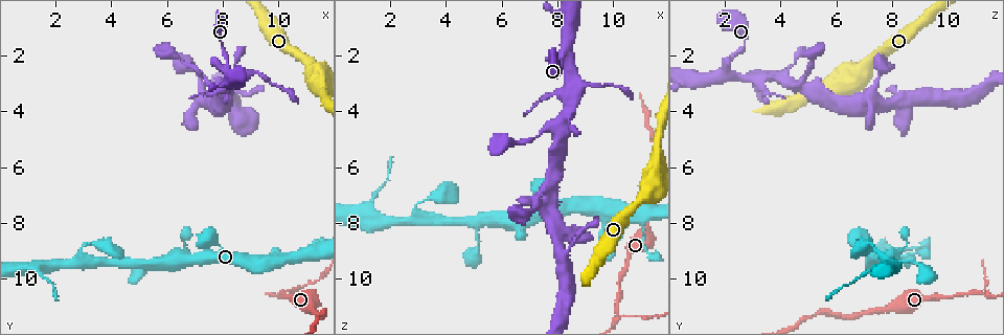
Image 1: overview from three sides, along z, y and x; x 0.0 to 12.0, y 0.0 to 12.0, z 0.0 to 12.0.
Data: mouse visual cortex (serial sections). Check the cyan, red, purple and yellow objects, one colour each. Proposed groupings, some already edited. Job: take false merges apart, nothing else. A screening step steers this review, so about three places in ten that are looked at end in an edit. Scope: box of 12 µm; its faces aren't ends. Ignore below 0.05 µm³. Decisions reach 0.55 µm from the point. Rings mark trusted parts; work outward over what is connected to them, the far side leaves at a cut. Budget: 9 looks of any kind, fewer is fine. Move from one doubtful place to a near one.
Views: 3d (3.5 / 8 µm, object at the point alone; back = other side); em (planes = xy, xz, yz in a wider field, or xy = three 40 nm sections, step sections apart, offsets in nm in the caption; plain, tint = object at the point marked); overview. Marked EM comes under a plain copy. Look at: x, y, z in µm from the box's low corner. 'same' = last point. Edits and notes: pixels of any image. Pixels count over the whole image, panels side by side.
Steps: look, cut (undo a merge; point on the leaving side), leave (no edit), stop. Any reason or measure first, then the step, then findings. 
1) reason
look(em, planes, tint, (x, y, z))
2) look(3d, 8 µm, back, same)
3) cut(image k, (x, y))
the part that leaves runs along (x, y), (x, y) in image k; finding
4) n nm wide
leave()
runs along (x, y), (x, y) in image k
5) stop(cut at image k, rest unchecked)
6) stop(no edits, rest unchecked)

look(3d, 3.5 µm, (8.6, 4.3, 8.4))

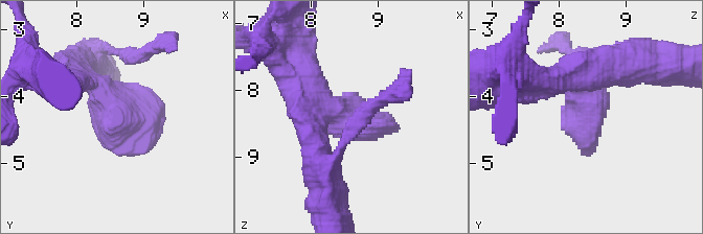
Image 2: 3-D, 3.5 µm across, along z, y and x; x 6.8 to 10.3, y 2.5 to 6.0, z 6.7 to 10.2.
look(em, xy, step 1, tint, (8.55, 4.20, 8.40))

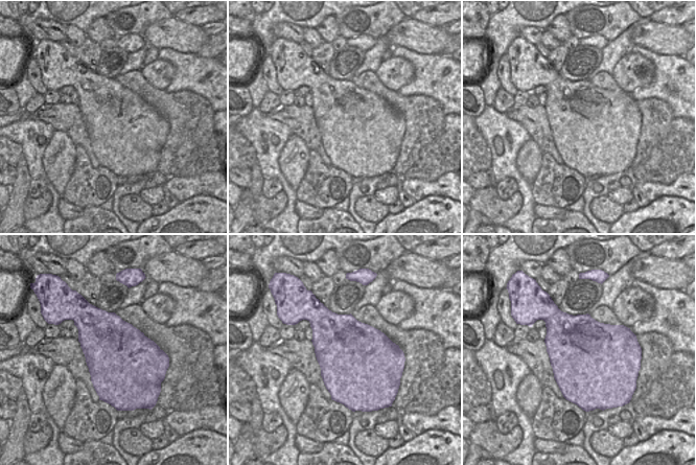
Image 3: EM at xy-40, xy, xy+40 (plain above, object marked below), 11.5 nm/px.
leave()
runs along (83, 80), (121, 125), (163, 113) in image 2; continuous, no second cell

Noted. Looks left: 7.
three-way junction
look(3d, 3.5 µm, (10.2, 10.6, 11.3))

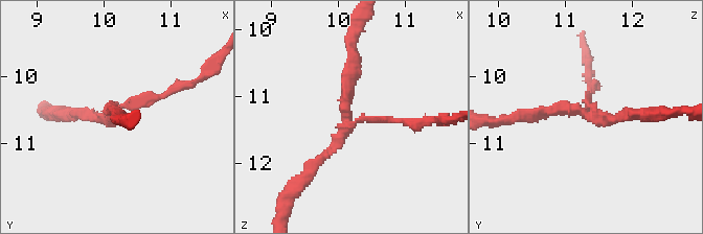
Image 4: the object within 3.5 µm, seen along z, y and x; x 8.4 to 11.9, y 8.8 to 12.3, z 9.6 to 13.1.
3 arms; arms of 100, 150, 200 nm; need the tissue
look(em, planes, tint, (10.15, 10.55, 11.35))

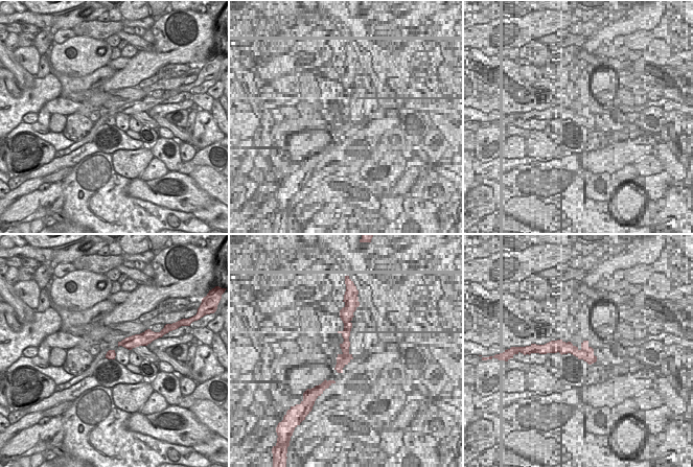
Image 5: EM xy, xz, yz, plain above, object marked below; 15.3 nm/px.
cut(image 4, (150, 95))
two cells meet here

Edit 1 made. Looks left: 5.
three arms meet
look(3d, 8 µm, (3.0, 9.3, 7.8))

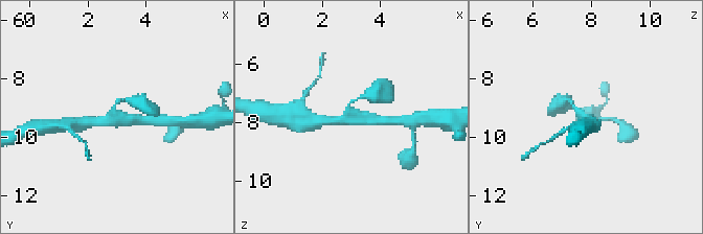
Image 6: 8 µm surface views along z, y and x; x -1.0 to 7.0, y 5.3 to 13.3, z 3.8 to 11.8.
look(3d, 3.5 µm, (3.0, 9.4, 7.8))

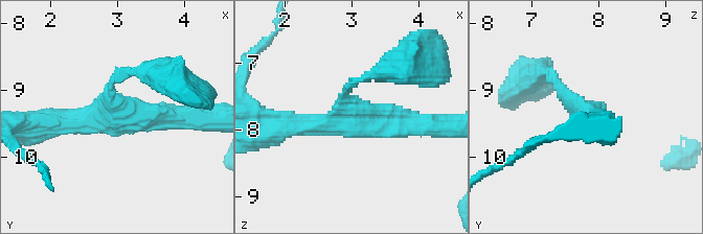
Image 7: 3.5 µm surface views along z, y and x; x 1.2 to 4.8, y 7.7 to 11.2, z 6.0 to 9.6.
3 arms; arms of 150, 300, 300 nm; need the tissue
look(em, xy, step 1, tint, (3.00, 9.40, 7.80))

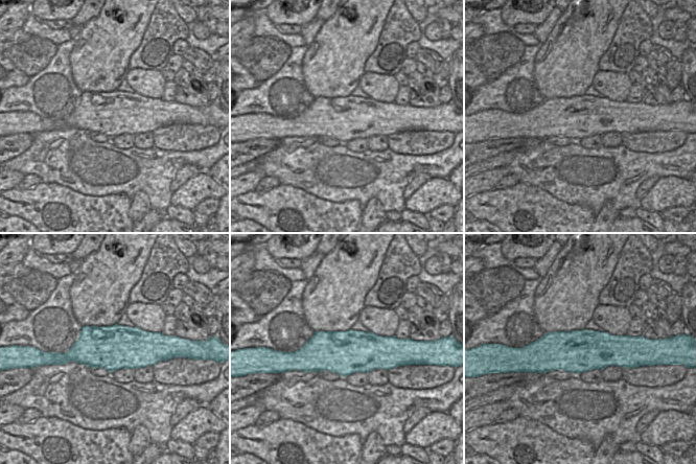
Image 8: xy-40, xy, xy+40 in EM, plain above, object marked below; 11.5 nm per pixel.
leave()
runs along (190, 115), (46, 122) in image 7; all the same cell

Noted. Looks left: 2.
look(3d, 3.5 µm, (11.1, 11.0, 8.0))

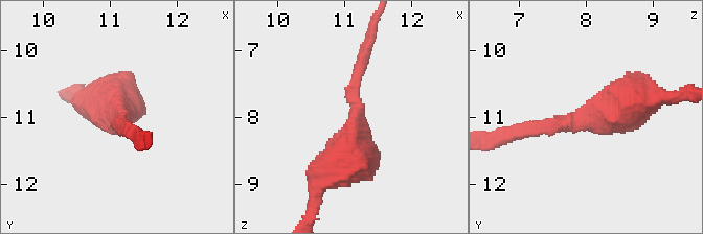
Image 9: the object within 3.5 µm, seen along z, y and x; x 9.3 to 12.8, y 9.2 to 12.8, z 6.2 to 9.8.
arms of 200, 600 nm
look(em, xy, step 1, tint, (11.20, 11.05, 7.90))

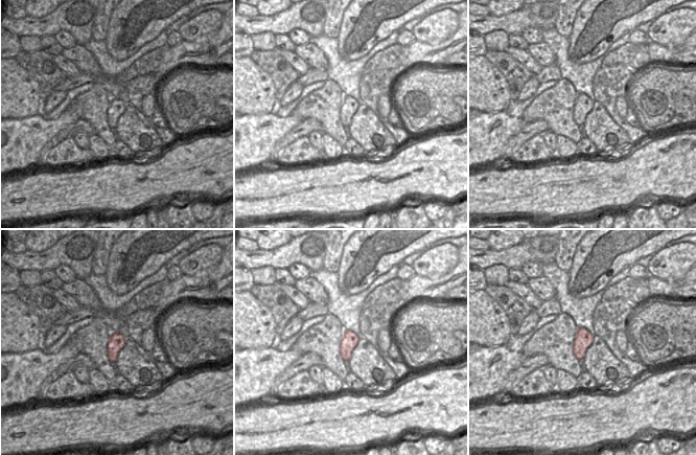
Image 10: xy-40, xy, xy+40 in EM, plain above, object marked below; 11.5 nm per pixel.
leave()
runs along (336, 166), (368, 48) in image 9; continuous, no second cell

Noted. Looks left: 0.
stop(cut at image 4, rest unchecked)

